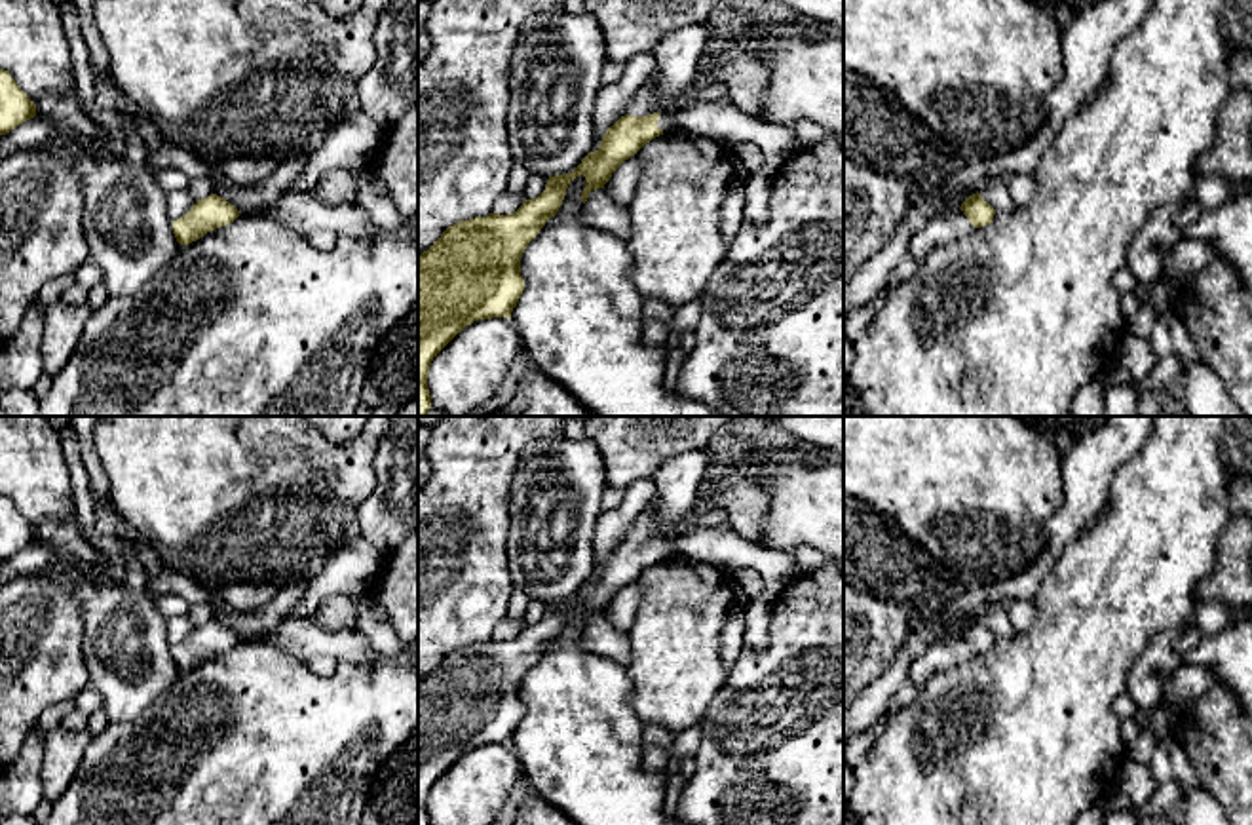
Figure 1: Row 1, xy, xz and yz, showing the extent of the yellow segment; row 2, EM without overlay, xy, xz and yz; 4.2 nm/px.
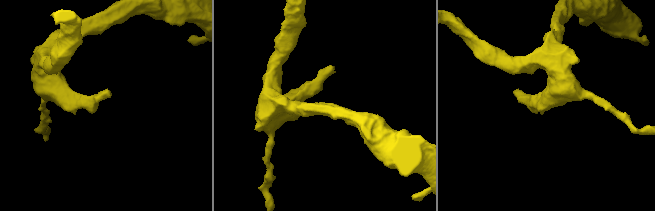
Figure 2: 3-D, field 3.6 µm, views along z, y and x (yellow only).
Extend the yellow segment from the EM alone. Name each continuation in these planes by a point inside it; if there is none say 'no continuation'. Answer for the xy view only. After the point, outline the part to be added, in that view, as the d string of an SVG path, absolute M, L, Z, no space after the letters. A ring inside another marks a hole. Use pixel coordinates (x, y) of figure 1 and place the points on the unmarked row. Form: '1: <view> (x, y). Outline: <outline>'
no continuation

